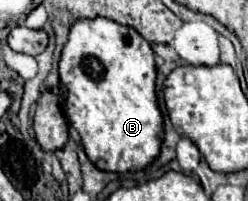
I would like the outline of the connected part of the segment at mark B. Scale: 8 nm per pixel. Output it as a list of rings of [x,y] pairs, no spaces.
[[[106,18],[78,20],[70,28],[60,58],[60,80],[66,88],[66,116],[78,130],[90,162],[104,172],[130,172],[150,166],[162,148],[162,112],[156,98],[156,62],[150,44],[134,30]]]

